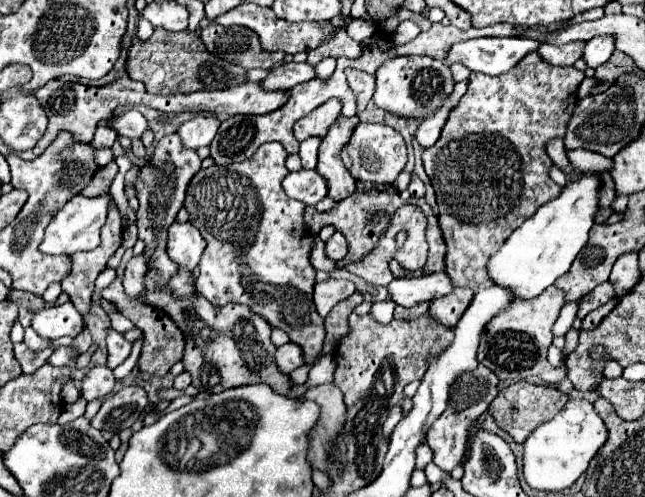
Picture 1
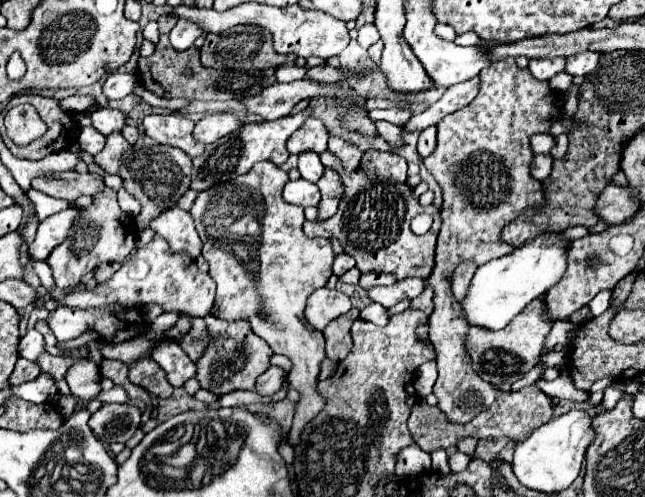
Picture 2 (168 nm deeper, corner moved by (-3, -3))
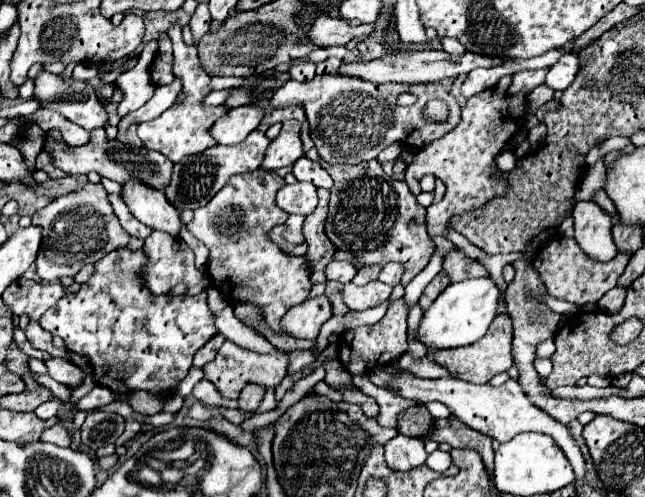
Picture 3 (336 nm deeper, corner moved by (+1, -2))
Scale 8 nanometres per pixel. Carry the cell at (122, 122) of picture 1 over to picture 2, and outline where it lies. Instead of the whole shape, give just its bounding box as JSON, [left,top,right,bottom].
[90,107,126,135]

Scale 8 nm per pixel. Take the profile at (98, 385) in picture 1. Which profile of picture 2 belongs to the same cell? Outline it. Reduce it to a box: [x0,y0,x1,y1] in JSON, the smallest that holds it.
[64,359,100,399]

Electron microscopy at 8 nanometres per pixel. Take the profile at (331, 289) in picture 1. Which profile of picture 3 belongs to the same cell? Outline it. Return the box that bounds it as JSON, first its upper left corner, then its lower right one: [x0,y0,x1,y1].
[282,294,332,340]

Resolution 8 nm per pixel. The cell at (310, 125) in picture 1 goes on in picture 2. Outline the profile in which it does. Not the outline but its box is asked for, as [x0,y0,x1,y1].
[286,117,328,155]

